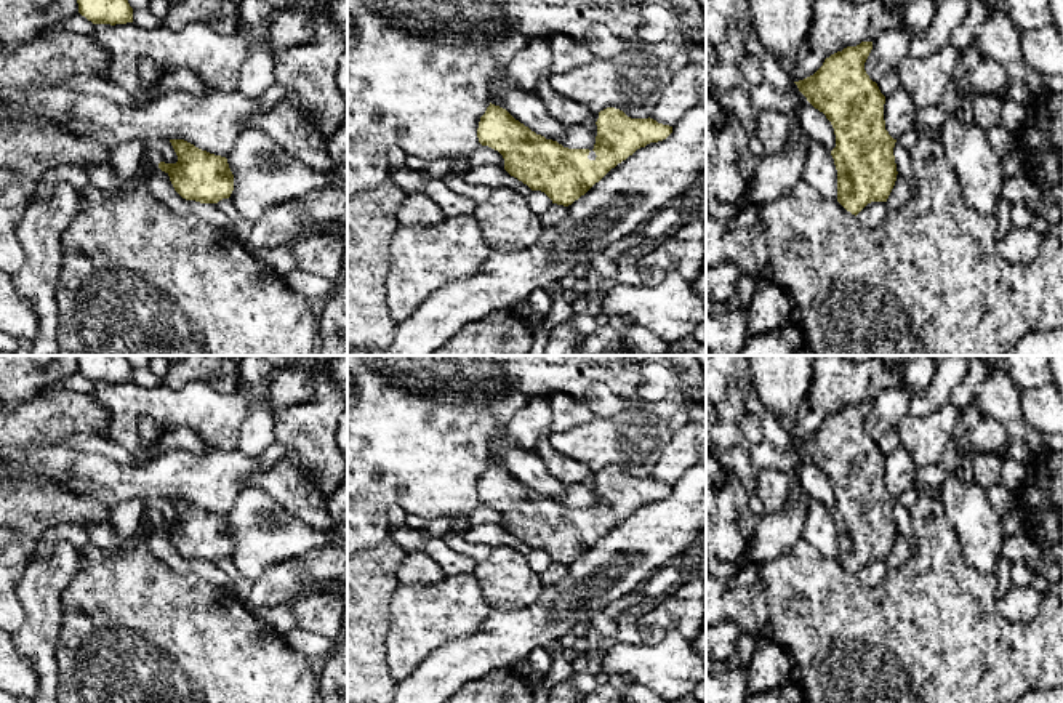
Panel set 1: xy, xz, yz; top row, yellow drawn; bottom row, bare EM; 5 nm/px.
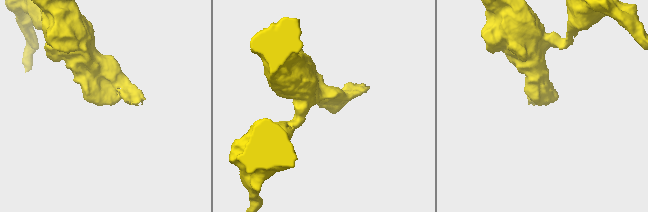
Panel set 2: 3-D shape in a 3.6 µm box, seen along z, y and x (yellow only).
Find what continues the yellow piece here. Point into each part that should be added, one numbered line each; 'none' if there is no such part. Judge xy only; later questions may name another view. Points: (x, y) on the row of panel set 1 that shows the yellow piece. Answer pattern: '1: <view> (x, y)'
1: xy (148, 172)

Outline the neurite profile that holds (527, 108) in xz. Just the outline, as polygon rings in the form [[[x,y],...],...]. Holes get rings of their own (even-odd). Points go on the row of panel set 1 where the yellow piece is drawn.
[[[511,90],[504,94],[504,109],[520,123],[546,139],[557,141],[568,127],[562,125],[532,91]]]

